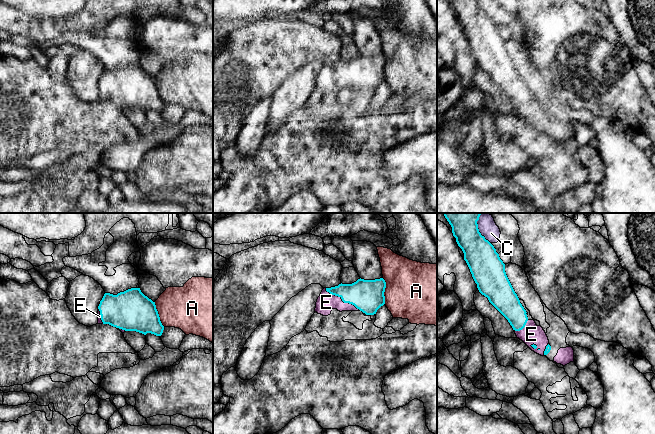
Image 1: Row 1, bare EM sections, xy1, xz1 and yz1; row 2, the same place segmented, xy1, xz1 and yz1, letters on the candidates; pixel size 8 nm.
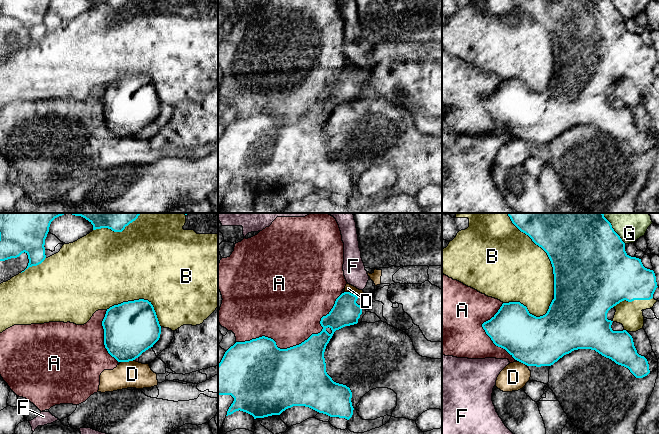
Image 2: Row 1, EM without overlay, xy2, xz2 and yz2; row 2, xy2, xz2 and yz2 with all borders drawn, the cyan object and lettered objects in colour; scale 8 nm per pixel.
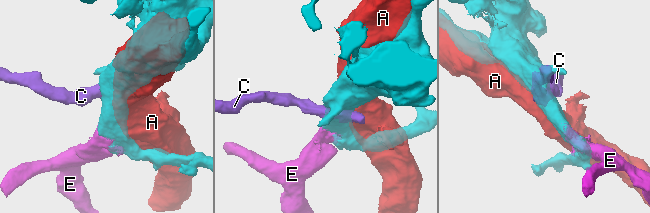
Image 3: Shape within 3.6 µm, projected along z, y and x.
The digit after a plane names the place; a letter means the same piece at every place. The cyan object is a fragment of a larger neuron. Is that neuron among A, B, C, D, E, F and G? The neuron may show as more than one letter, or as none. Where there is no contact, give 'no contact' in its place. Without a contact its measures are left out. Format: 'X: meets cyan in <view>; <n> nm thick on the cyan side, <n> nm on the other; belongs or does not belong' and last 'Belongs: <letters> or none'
A: meets cyan in xz2; 480 nm thick on the cyan side, 480 nm on the other; does not belong
B: meets cyan in yz2; 500 nm thick on the cyan side, 500 nm on the other; does not belong
C: meets cyan in yz1; 260 nm thick on the cyan side, 150 nm on the other; does not belong
D: meets cyan in xz2; 220 nm thick on the cyan side, 60 nm on the other; does not belong
E: meets cyan in xz1; 260 nm thick on the cyan side, 150 nm on the other; belongs
F: meets cyan in xy2; 440 nm thick on the cyan side, 30 nm on the other; does not belong
G: meets cyan in yz2; 500 nm thick on the cyan side, 320 nm on the other; does not belong
Belongs: E

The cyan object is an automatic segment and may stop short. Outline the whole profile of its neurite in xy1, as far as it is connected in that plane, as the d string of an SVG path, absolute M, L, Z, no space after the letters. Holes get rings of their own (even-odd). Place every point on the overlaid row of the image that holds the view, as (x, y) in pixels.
M131 288L117 295L105 293L98 306L98 324L109 324L122 333L136 331L161 336L164 330L155 302L145 296L140 288Z

